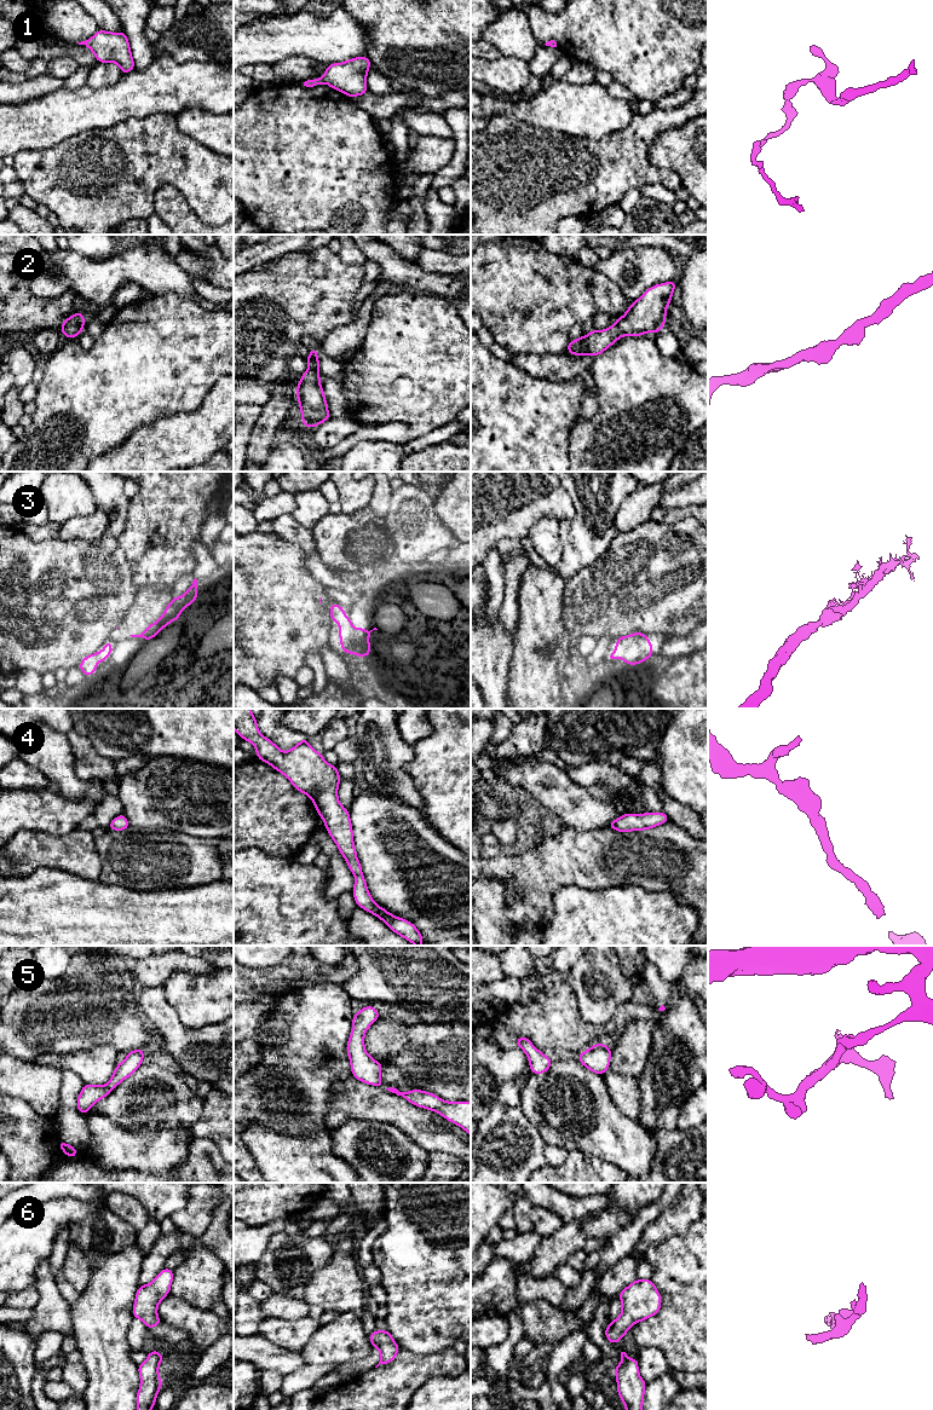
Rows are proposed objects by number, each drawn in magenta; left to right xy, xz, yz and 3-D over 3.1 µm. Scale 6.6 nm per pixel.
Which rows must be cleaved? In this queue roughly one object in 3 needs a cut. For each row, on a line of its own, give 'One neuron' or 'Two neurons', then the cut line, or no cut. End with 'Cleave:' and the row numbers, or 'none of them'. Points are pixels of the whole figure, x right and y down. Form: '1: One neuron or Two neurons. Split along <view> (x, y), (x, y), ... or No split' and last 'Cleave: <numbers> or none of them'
1: One neuron. No split
2: One neuron. No split
3: One neuron. No split
4: One neuron. No split
5: One neuron. No split
6: One neuron. No split
Cleave: none of them

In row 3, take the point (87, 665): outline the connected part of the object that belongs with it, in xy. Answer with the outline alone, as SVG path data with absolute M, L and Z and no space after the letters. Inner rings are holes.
M105 641L104 649L100 652L96 652L88 657L85 657L82 661L79 664L80 670L83 675L92 676L96 672L96 666L99 661L105 661L106 658L113 653L113 646L110 641Z

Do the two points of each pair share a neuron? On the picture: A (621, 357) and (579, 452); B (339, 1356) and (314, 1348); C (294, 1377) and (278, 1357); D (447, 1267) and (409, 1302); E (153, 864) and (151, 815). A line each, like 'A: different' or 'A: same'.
A: same
B: same
C: different
D: same
E: different

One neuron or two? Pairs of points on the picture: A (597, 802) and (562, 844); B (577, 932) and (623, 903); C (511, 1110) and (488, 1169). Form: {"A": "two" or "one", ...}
{"A": "two", "B": "one", "C": "one"}

